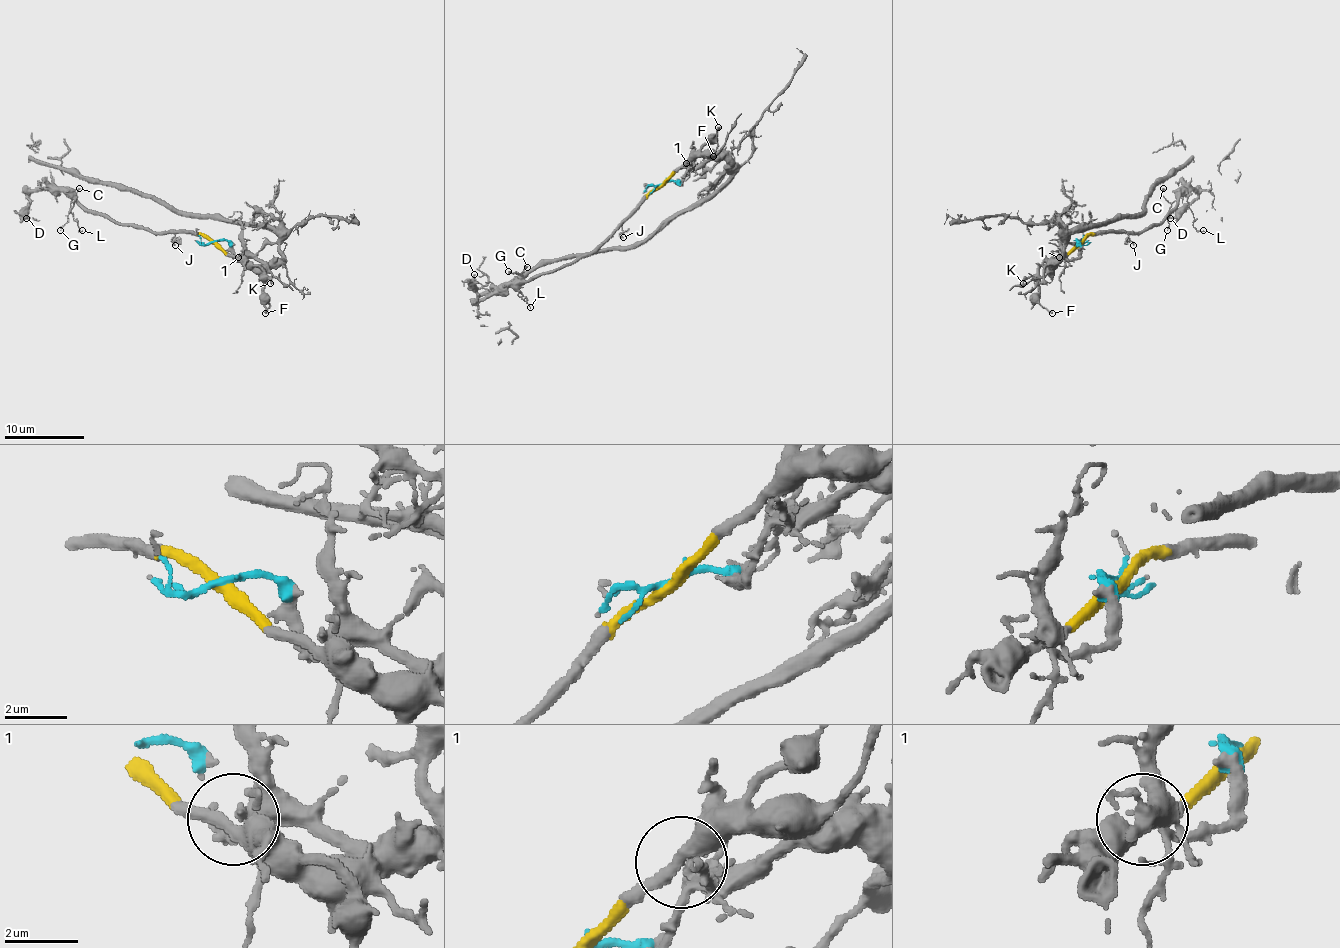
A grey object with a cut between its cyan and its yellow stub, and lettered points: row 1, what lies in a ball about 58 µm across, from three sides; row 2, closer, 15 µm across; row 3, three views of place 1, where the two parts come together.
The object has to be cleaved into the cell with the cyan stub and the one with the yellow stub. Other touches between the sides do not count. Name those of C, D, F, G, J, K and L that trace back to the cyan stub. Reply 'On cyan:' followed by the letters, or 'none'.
On cyan: none

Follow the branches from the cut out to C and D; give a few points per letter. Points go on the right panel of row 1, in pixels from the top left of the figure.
C: (1080, 242), (1092, 234), (1136, 232), (1156, 226), (1176, 206), (1162, 194), (1164, 188)
D: (1080, 242), (1092, 234), (1142, 232), (1170, 212), (1182, 192), (1193, 190), (1197, 196), (1170, 218)

